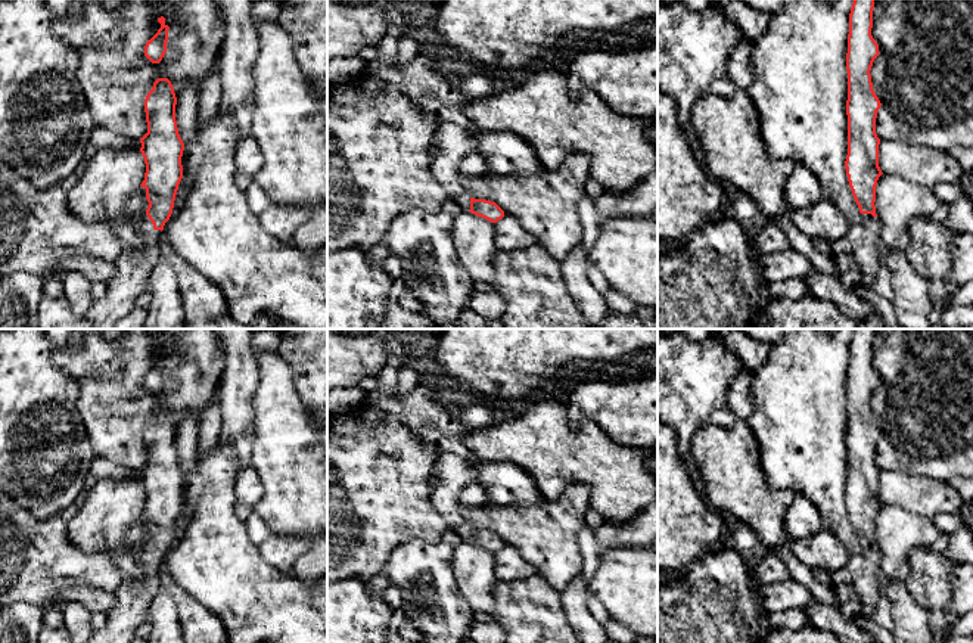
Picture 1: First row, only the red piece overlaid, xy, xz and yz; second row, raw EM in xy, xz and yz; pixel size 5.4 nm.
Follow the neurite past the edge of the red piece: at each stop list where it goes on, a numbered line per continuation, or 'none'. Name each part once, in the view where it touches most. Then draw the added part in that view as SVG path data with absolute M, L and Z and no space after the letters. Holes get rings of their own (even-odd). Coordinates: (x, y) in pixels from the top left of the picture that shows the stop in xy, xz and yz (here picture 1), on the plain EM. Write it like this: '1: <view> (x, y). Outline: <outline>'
1: xy (133, 599). Outline: M144 544L133 553L142 572L140 578L130 578L115 593L115 605L108 612L108 624L94 630L87 643L130 643L137 627L144 621L150 602L159 590L161 560L155 560Z

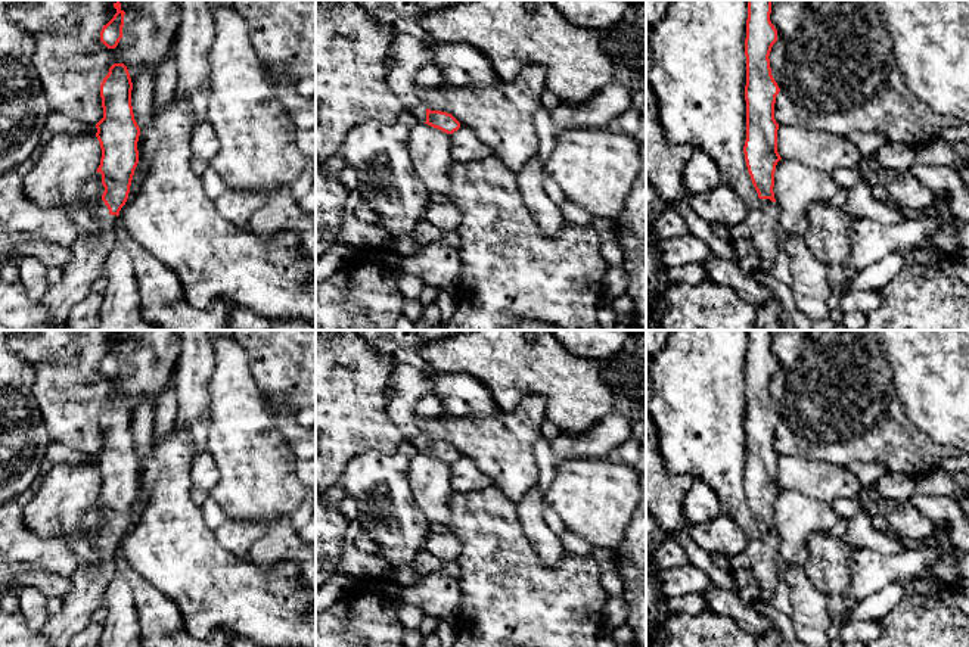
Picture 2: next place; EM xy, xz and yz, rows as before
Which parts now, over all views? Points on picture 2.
1: xy (89, 584). Outline: M100 529L88 538L97 557L96 563L86 563L71 578L71 590L63 597L63 609L50 615L40 634L47 638L49 647L69 647L72 637L91 622L93 612L100 606L106 587L115 575L117 545L111 545L108 536Z

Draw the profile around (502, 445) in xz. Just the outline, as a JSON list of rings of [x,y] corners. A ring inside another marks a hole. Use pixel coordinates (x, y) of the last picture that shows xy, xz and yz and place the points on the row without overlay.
[[[529,395],[512,411],[469,417],[445,414],[438,420],[420,419],[416,424],[426,439],[451,444],[518,504],[538,480],[534,447],[543,439],[546,408],[544,396]]]

